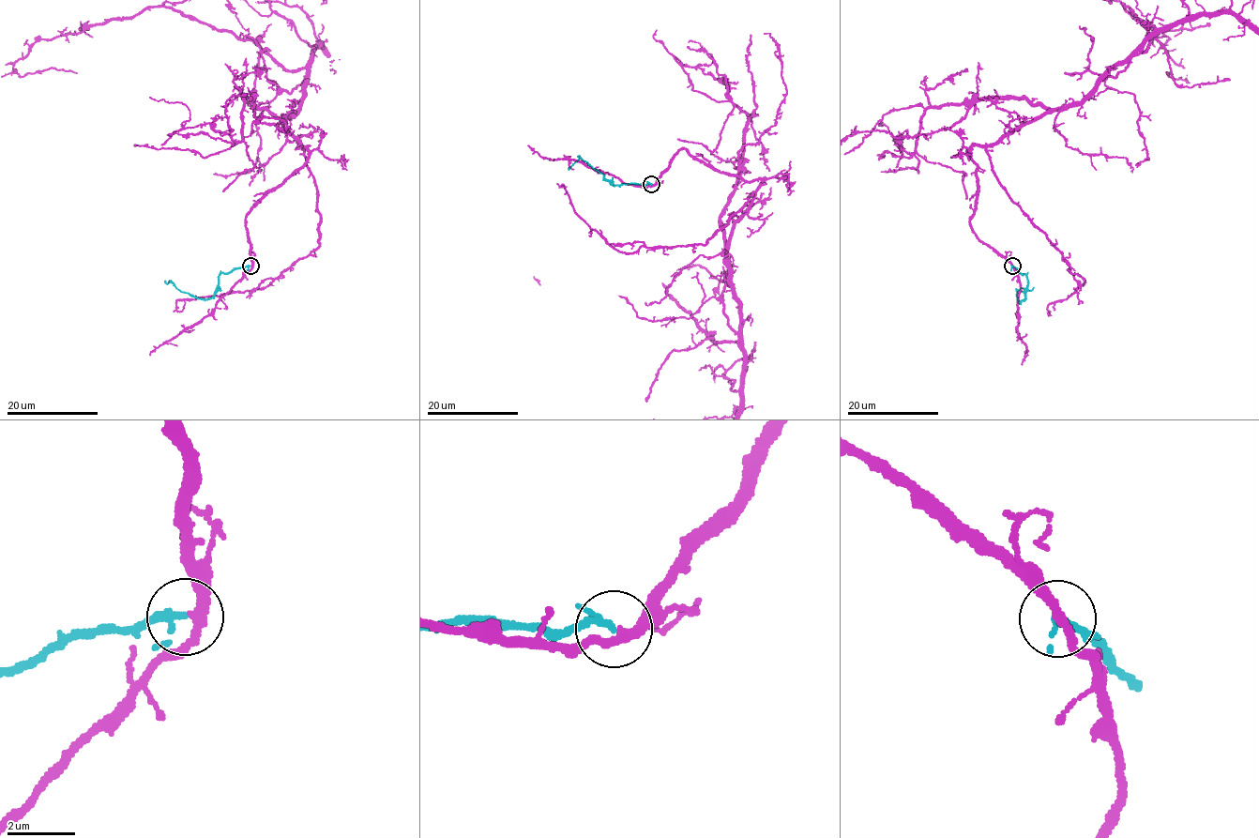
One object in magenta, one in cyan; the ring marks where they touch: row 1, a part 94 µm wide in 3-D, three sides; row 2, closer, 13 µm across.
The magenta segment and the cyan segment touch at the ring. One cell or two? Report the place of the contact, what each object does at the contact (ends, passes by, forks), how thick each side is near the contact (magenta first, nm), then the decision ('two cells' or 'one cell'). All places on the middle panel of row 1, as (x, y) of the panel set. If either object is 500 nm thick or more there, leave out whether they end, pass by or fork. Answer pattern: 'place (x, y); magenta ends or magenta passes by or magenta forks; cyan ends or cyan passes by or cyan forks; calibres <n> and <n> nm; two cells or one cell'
place (651, 184); magenta passes by; cyan passes by; calibres 280 and 170 nm; one cell

